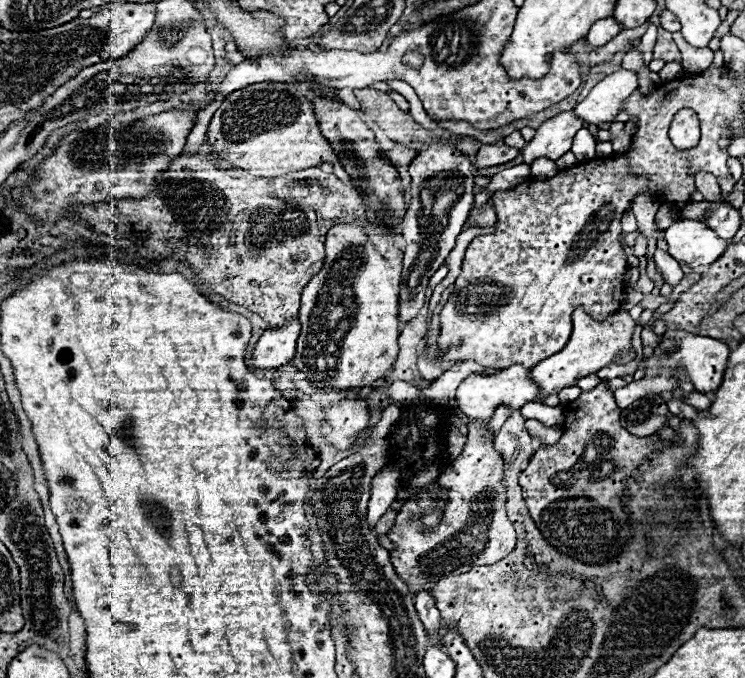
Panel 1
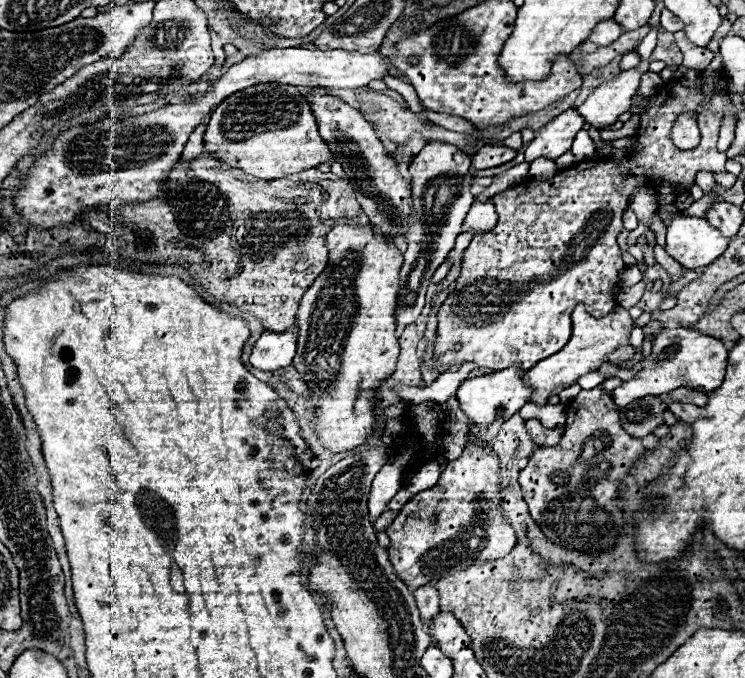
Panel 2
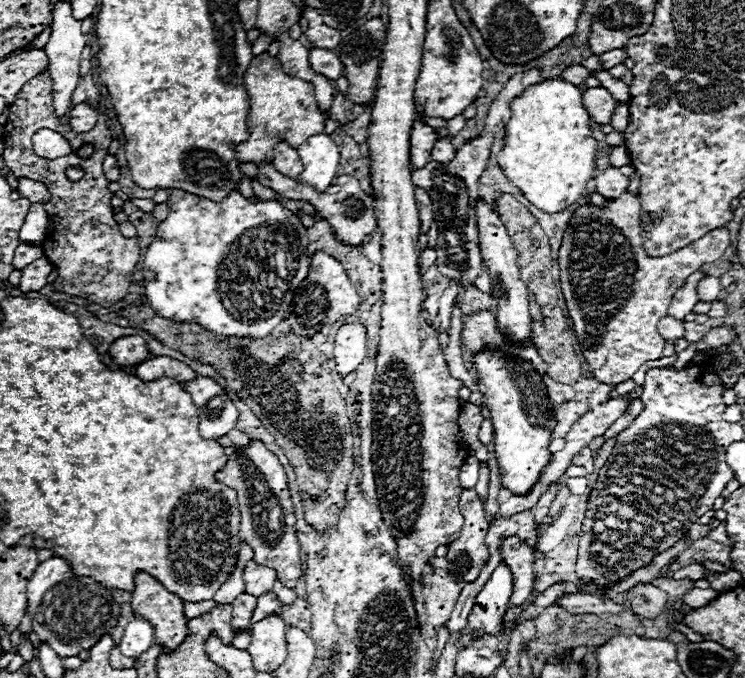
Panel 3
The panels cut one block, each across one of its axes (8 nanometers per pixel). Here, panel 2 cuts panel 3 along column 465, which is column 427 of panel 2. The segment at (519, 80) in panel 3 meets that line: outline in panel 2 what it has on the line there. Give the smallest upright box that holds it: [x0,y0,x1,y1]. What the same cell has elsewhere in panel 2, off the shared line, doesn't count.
[396,142,474,330]

